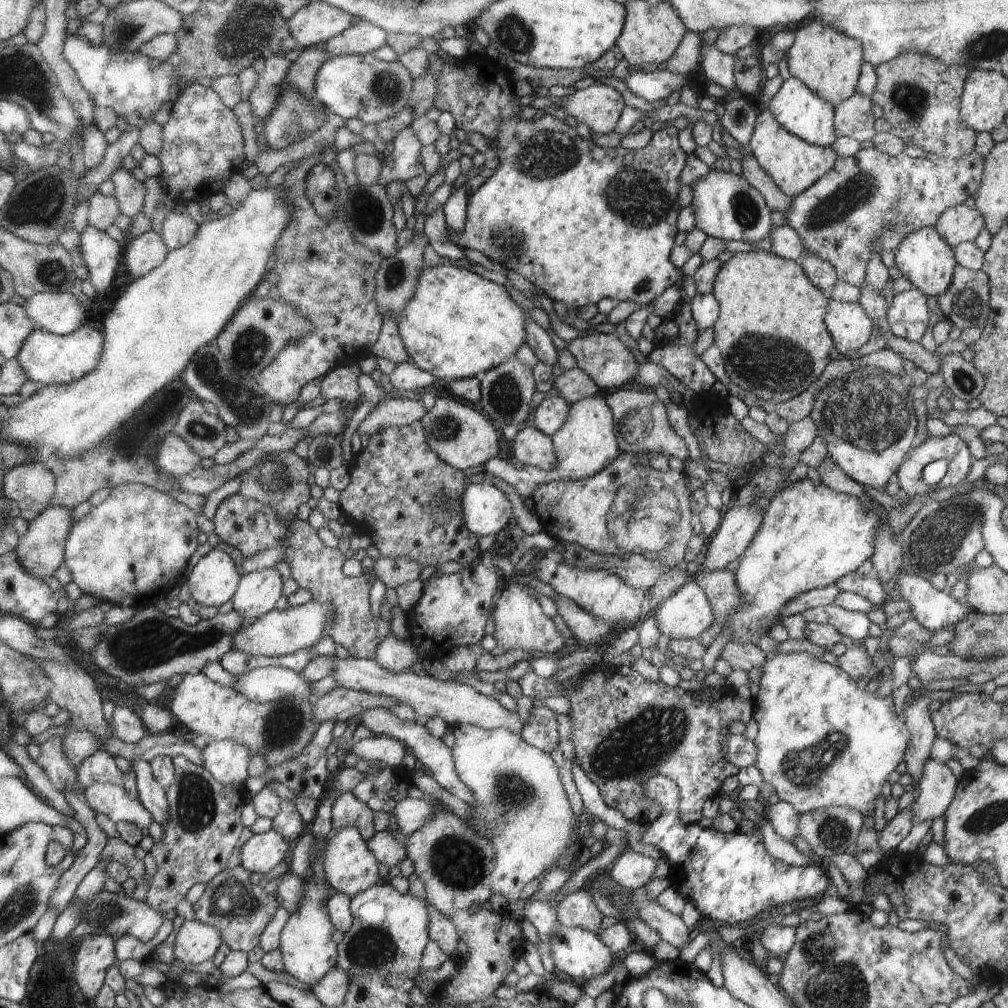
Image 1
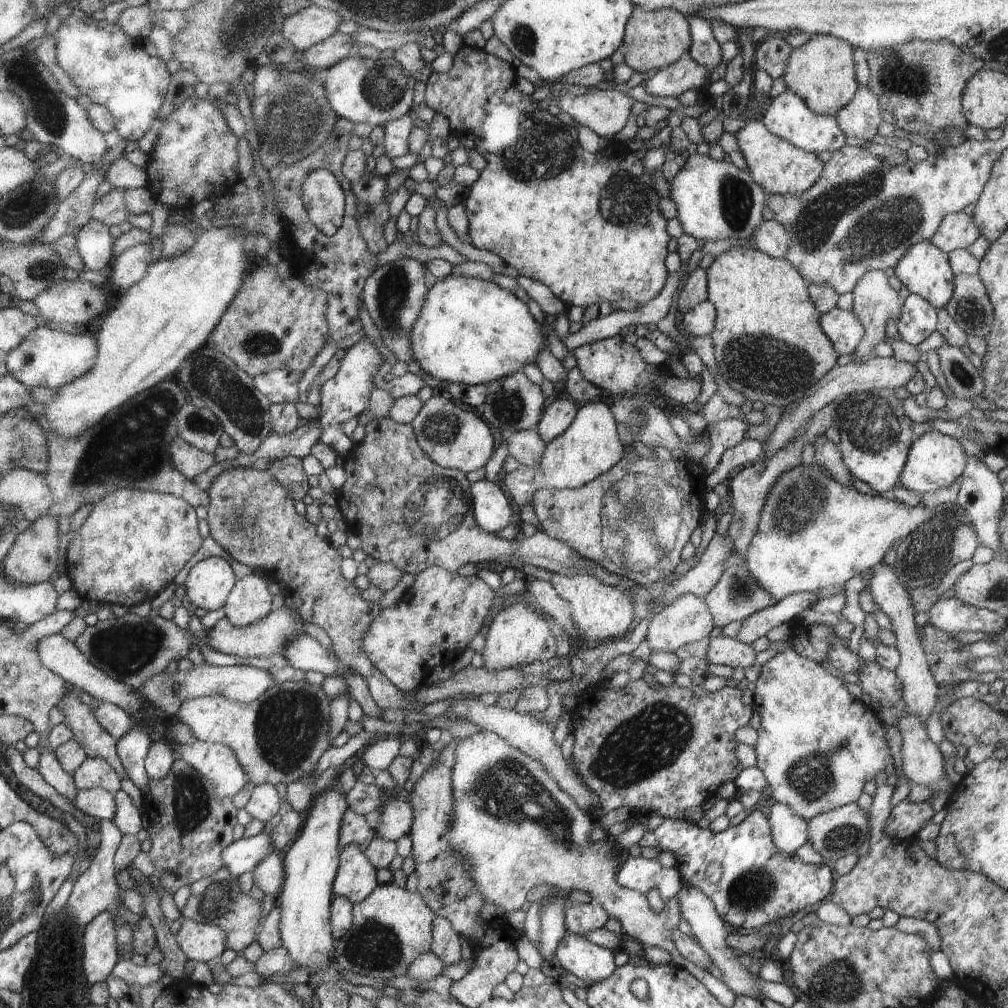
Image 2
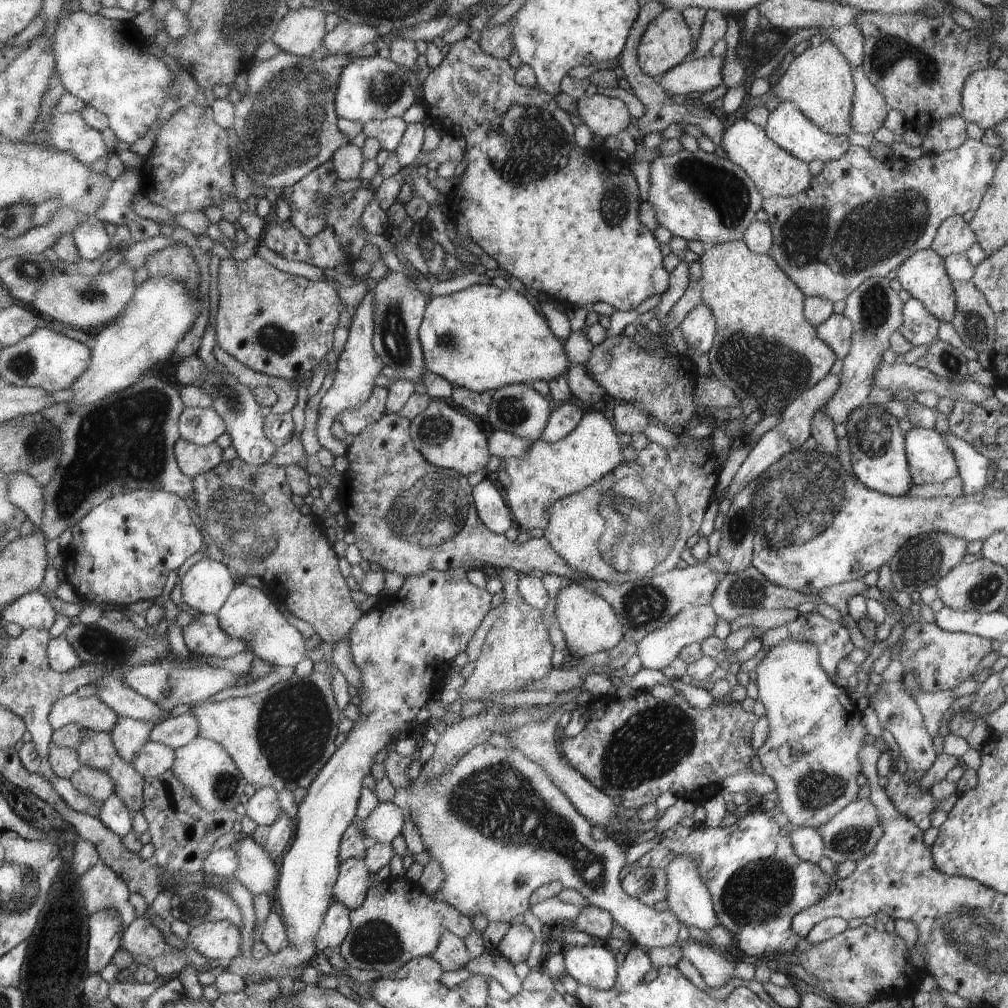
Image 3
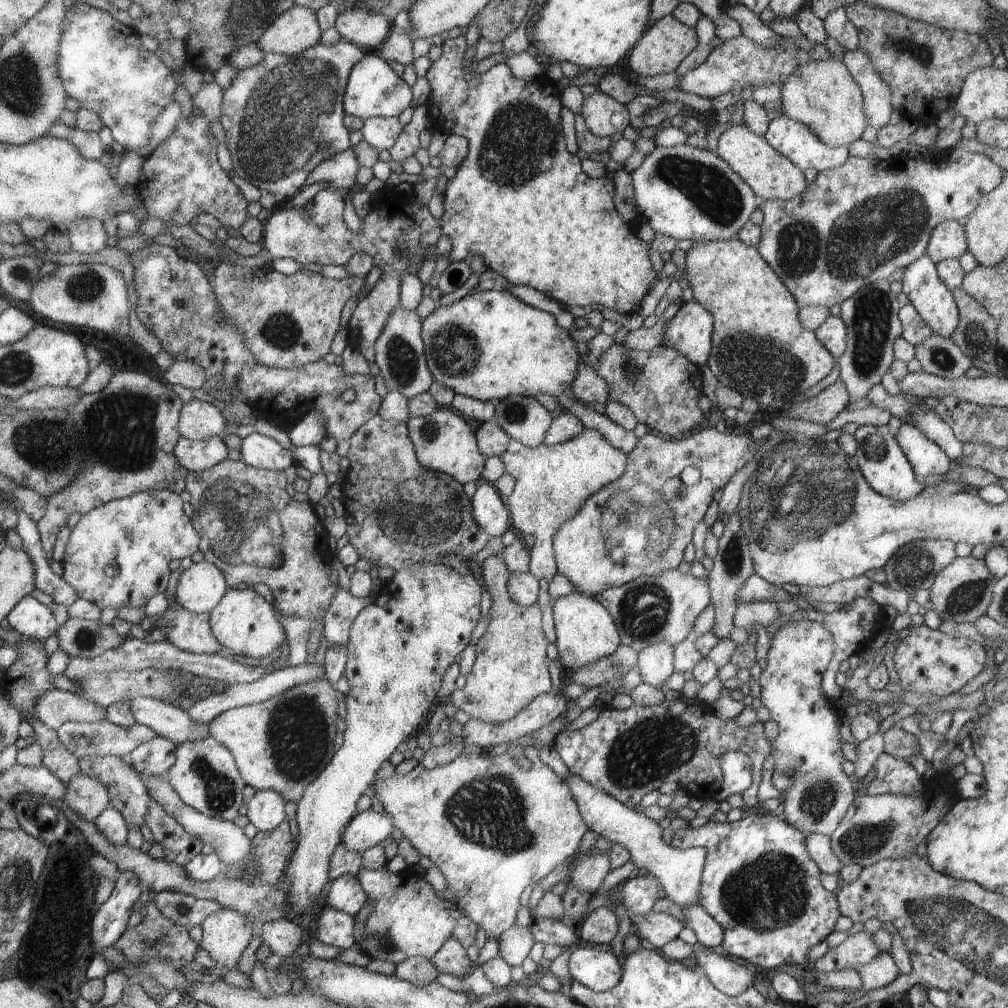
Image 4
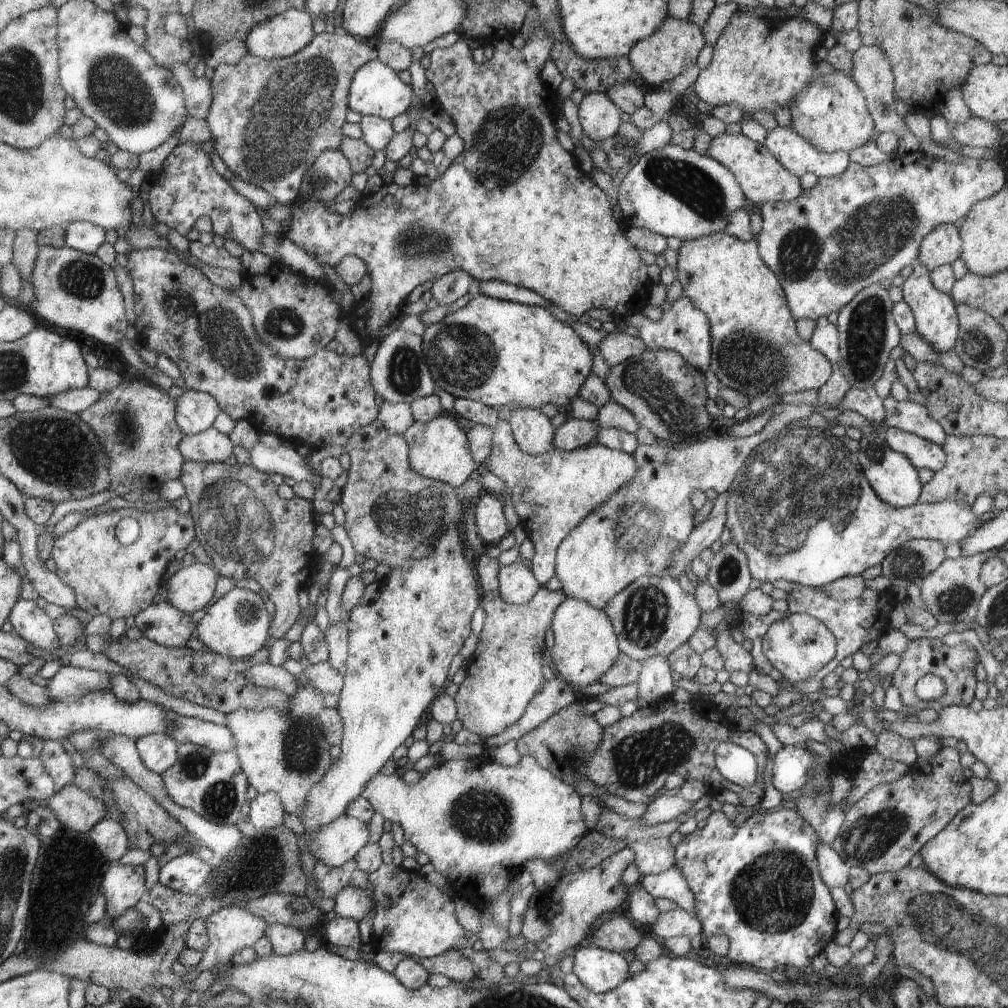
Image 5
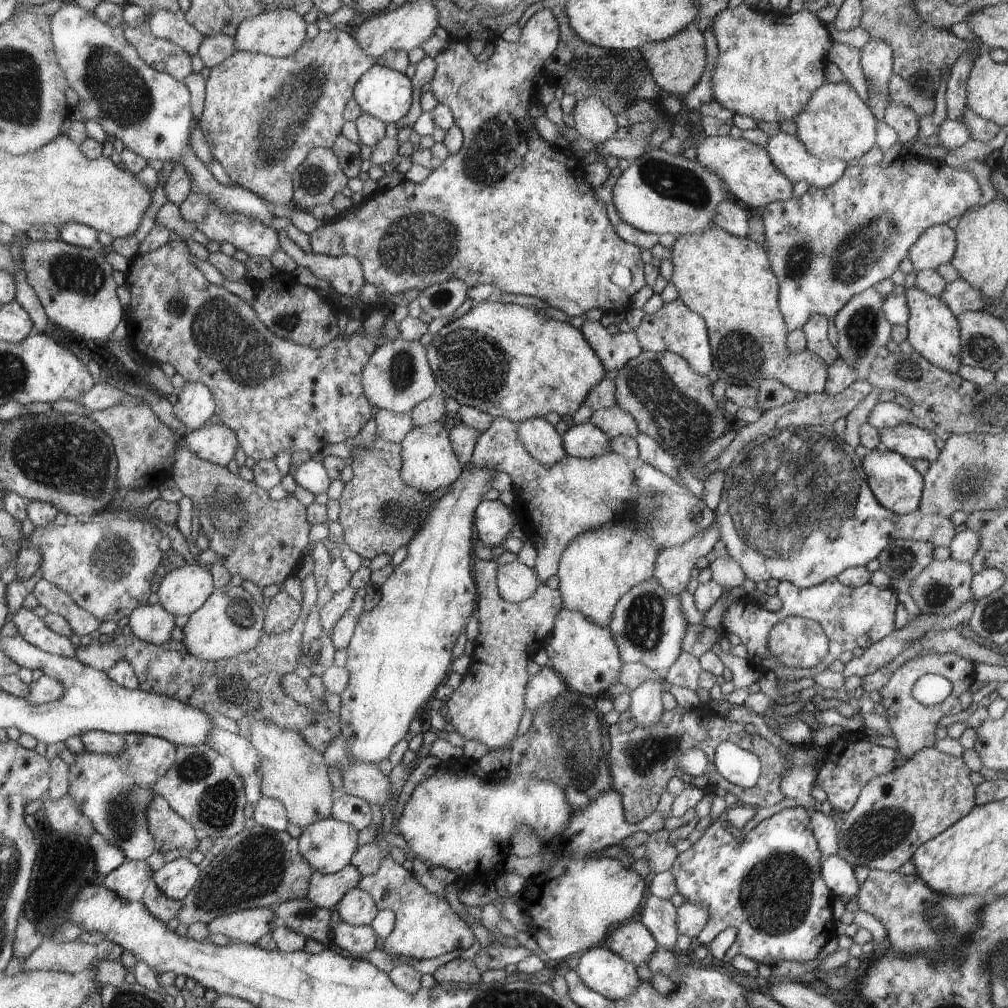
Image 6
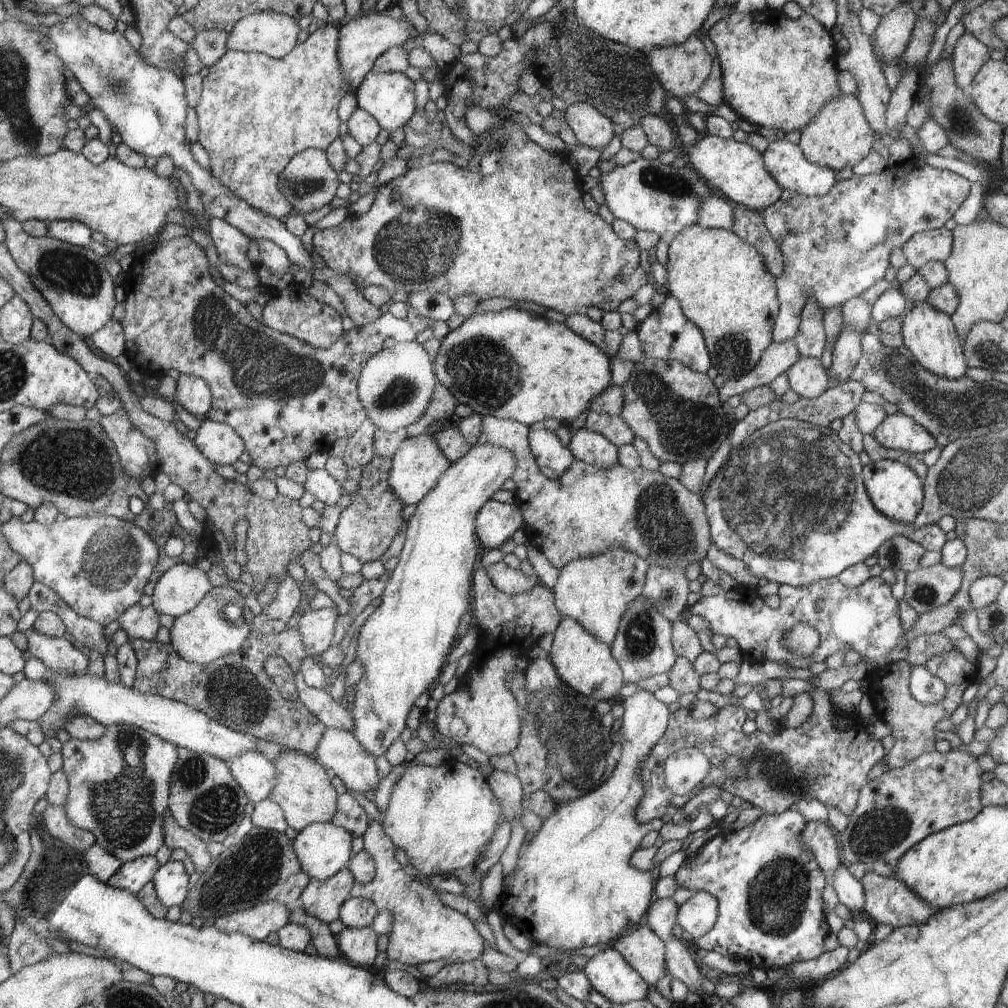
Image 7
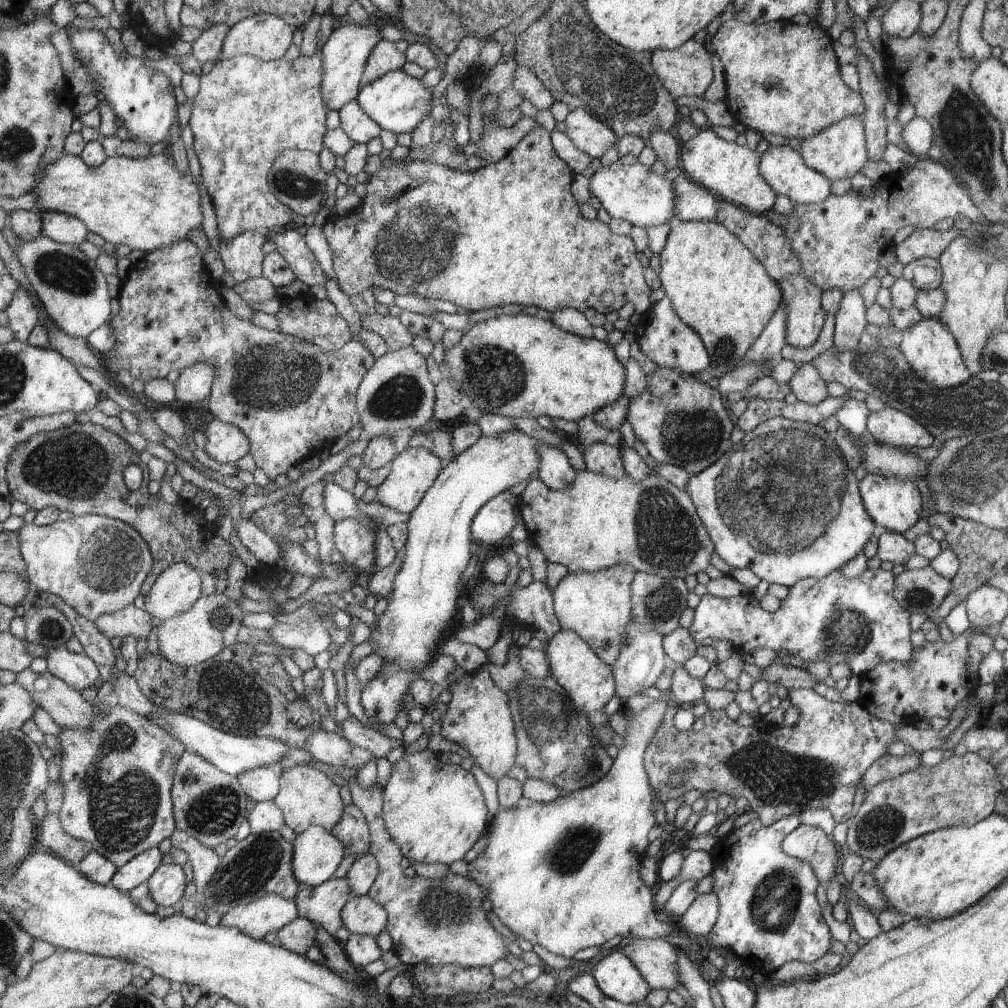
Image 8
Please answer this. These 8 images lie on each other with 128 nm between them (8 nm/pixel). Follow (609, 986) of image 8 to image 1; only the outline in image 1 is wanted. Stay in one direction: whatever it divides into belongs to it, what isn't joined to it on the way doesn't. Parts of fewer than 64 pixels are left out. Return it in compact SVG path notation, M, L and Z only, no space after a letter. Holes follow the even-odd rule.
M559 924L550 938L555 967L572 978L588 980L612 966L612 953L594 931Z

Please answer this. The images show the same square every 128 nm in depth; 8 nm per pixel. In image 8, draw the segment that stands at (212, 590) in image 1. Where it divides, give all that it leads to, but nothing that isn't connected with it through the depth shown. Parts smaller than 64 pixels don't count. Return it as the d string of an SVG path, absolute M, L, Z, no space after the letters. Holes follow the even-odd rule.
M184 561L172 563L145 595L144 611L162 621L189 611L203 594L202 573Z

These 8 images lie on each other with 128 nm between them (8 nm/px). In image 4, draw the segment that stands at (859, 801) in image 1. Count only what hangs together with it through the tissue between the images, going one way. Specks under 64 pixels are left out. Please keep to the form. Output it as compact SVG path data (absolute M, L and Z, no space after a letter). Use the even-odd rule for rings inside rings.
M800 619L784 623L773 634L768 649L768 666L759 676L762 688L760 696L763 706L771 712L772 720L778 723L780 732L771 744L771 764L774 770L788 773L793 778L792 786L785 792L782 816L798 829L809 833L831 836L845 818L846 810L853 804L854 788L852 780L844 774L842 762L845 760L840 748L838 713L832 708L832 701L823 693L821 680L829 662L833 660L835 644L833 634L821 622Z

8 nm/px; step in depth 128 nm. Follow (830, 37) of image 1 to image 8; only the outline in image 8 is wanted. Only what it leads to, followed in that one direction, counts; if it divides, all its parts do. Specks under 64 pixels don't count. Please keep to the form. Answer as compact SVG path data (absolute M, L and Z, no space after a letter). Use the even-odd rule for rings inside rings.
M853 115L830 125L828 129L814 137L803 140L799 154L804 157L806 166L834 182L840 178L852 178L855 174L860 173L860 168L864 168L869 161L867 141L868 132L865 130L865 123L858 115Z

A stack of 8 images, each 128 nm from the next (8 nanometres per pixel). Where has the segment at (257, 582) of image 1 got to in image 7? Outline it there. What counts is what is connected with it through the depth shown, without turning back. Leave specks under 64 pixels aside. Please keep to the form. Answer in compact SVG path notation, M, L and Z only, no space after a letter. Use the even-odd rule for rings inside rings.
M229 586L214 587L192 610L174 621L169 643L185 661L206 664L240 649L251 636L250 624L255 619L240 592Z

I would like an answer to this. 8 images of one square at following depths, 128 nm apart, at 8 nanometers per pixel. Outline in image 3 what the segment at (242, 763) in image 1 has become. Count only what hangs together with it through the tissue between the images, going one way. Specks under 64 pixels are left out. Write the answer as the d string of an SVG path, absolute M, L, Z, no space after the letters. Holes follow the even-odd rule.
M200 736L175 750L171 771L187 787L200 808L207 811L232 811L247 784L229 751L221 743Z

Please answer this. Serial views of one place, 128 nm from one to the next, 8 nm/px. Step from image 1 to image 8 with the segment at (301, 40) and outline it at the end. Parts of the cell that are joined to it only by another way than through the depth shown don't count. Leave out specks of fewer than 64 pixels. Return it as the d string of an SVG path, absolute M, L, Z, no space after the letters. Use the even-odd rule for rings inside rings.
M268 13L256 14L231 27L224 37L219 59L240 55L253 56L264 62L282 59L292 38L292 28L285 19Z

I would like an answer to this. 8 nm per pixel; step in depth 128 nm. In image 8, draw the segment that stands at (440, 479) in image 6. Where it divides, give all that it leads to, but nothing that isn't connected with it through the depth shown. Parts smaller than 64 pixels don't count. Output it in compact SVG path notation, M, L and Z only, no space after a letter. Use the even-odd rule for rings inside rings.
M416 447L403 450L391 461L391 472L377 488L375 501L388 506L388 508L394 508L398 512L410 514L417 508L422 498L433 486L433 482L440 476L445 464L438 455L432 454L428 449Z

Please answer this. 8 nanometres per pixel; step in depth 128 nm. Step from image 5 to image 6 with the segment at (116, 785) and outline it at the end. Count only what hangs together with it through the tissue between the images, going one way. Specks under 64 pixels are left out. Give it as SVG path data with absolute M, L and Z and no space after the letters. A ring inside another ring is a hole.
M154 795L153 804L147 809L147 822L160 851L184 848L193 851L199 840L193 826L186 822L161 796Z

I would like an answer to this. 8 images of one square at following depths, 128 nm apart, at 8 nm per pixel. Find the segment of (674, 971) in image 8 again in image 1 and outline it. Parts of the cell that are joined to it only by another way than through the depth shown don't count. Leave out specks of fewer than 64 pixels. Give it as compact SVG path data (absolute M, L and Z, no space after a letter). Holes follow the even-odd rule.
M574 890L567 897L558 900L556 912L560 925L568 928L580 927L595 933L600 931L600 922L604 916L586 890Z

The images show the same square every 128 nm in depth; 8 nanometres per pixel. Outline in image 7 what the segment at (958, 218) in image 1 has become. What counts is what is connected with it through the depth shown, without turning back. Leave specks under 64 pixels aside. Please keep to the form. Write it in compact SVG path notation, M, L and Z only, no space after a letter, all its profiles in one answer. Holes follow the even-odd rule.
M947 227L916 233L902 247L908 264L920 268L930 261L944 262L953 247L953 231Z

